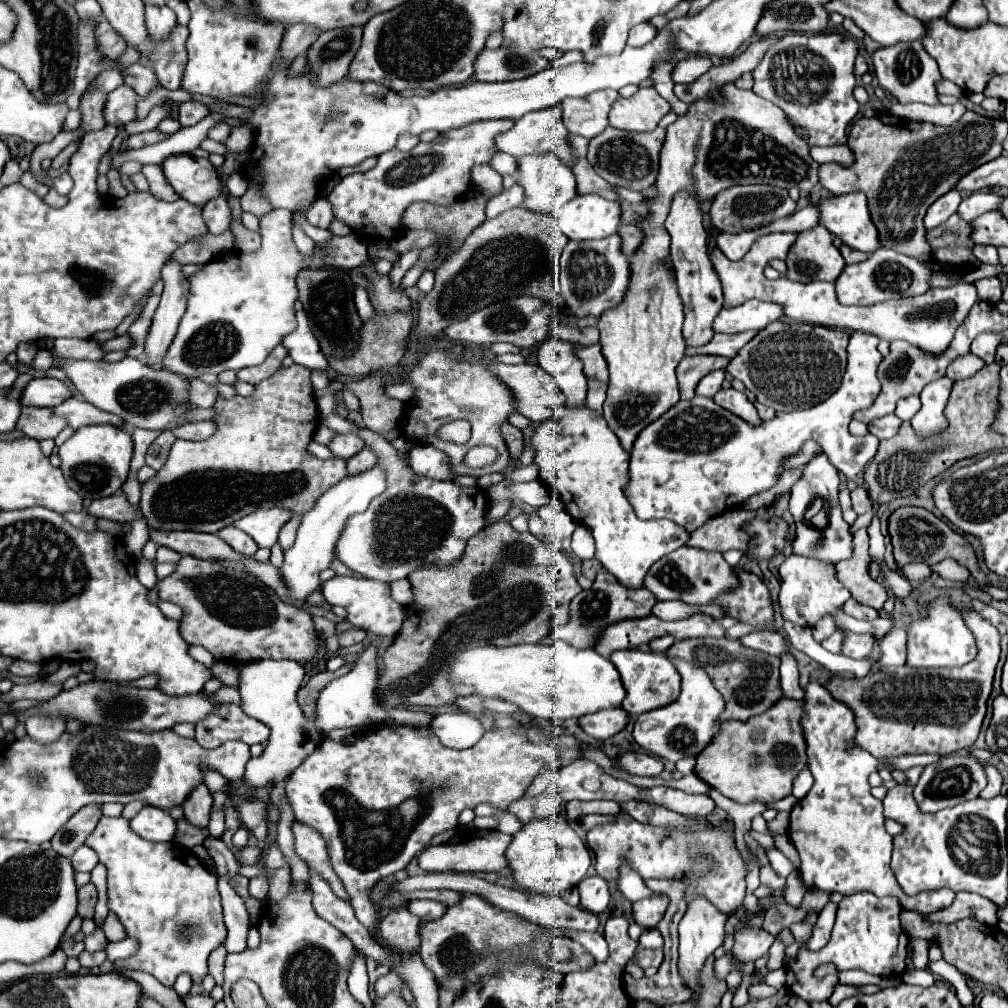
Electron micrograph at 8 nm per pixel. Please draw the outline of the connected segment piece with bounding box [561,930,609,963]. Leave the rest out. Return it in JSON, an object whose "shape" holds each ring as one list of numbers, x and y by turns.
{"shape":[[561,930,561,932,565,936,573,936,577,942,593,955,596,962,602,963,609,958,605,938,599,932,581,932,581,936,579,936,577,930]]}

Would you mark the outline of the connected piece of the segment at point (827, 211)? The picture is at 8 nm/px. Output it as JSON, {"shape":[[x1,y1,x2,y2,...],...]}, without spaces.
{"shape":[[863,192,829,196,817,206,821,208,821,226,839,236,843,244,867,254,881,248,879,234,871,222,867,198]]}

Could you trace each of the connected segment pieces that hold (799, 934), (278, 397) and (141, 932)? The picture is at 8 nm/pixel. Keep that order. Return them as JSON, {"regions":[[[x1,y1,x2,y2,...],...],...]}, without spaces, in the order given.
{"regions":[[[811,914,809,918,805,918,805,920,797,922,797,924,793,924,793,926,789,928,789,930,791,930,791,934,795,936,795,942,797,942,797,944,801,944,801,948,807,948,807,946,805,946,805,942,809,940,809,934,811,934,811,928,813,928,815,920,817,920,817,914]],[[301,364,279,368,271,378,257,384,249,398,235,396,231,400,217,398,219,428,205,442,179,440,171,446,165,466,141,484,141,512,151,528,161,530,195,530,195,532,219,532,261,508,291,508,301,516,313,506,313,500,331,488,337,480,347,476,345,460,317,460,307,452,307,444,319,425,320,417,313,398,309,370]],[[101,818,93,834,85,840,97,854,99,860,107,866,107,886,109,886,109,910,119,918,125,926,129,938,139,942,139,950,123,960,121,966,143,970,153,974,163,986,173,986,179,974,189,974,193,984,201,984,207,976,207,958,209,954,223,944,227,936,227,928,223,924,221,912,221,896,217,890,217,876,211,874,199,858,181,848,177,842,149,842,141,840,131,828,125,818]]]}

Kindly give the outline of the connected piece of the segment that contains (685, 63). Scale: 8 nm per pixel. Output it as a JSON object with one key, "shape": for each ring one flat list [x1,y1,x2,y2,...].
{"shape":[[687,58,687,60,681,60,681,64,677,64,675,70,673,70,673,80,675,82,693,82,701,74,705,74,711,66,713,66,713,62,709,58]]}

